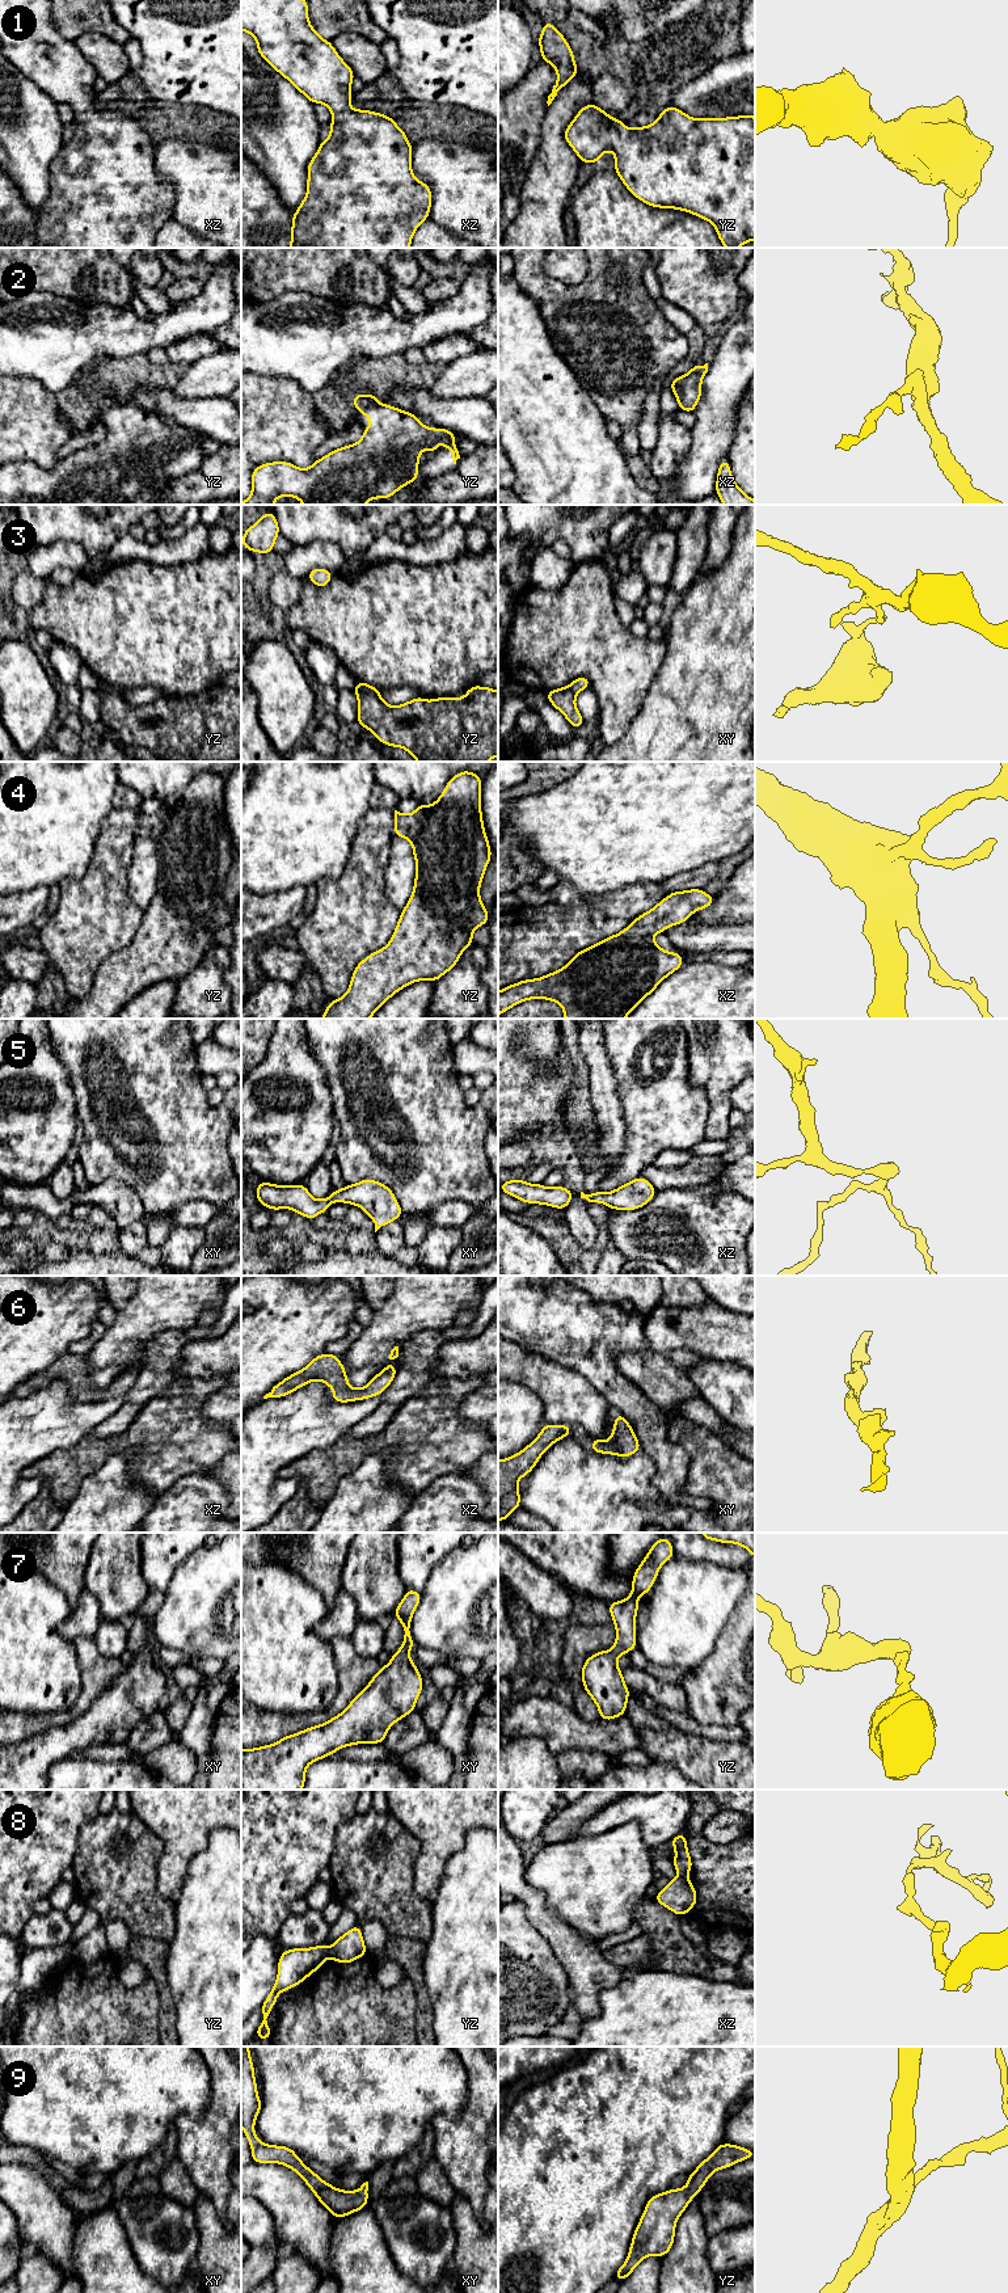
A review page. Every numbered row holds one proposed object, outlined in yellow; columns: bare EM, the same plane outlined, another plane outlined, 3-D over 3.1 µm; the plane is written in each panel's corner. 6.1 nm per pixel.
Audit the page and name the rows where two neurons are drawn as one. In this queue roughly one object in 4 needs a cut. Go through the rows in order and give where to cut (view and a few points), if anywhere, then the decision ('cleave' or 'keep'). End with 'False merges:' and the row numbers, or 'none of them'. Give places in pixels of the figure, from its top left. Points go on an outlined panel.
1: cut none; keep
2: cut yz (376, 403), (361, 412); cleave
3: cut yz (355, 686), (366, 692), (379, 695); cleave
4: cut none; keep
5: cut none; keep
6: cut none; keep
7: cut none; keep
8: cut yz (327, 1948), (328, 1956); cleave
9: cut none; keep
False merges: 2, 3, 8

